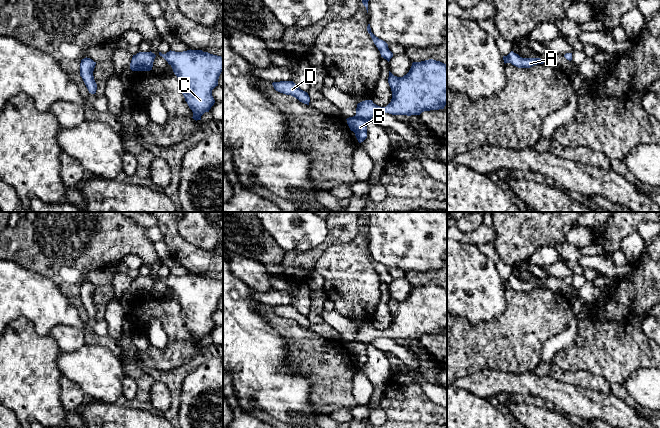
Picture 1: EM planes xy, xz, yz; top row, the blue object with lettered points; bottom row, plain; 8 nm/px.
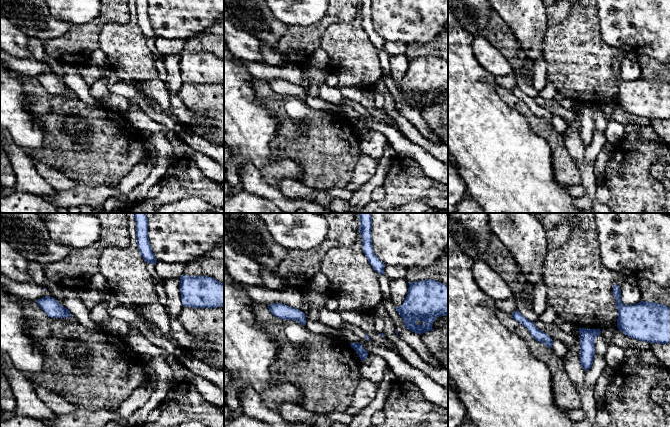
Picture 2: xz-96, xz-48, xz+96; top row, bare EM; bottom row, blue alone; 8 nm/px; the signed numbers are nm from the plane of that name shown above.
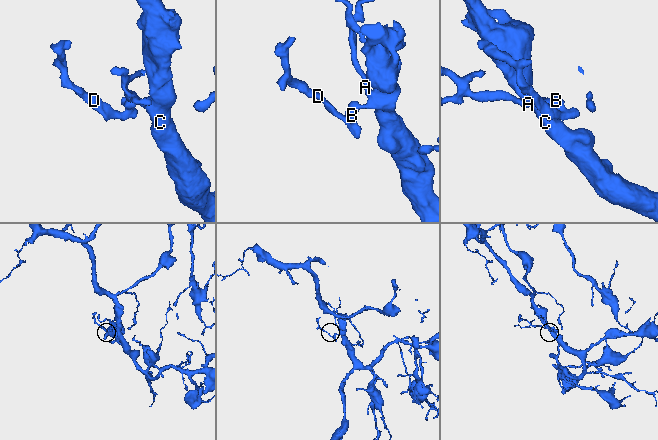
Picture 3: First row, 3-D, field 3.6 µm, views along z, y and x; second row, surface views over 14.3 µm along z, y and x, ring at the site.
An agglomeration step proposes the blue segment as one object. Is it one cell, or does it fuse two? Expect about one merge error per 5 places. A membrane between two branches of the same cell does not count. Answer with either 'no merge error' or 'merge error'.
no merge error

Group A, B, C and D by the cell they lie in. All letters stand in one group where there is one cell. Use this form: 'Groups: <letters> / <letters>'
Groups: A B C D

